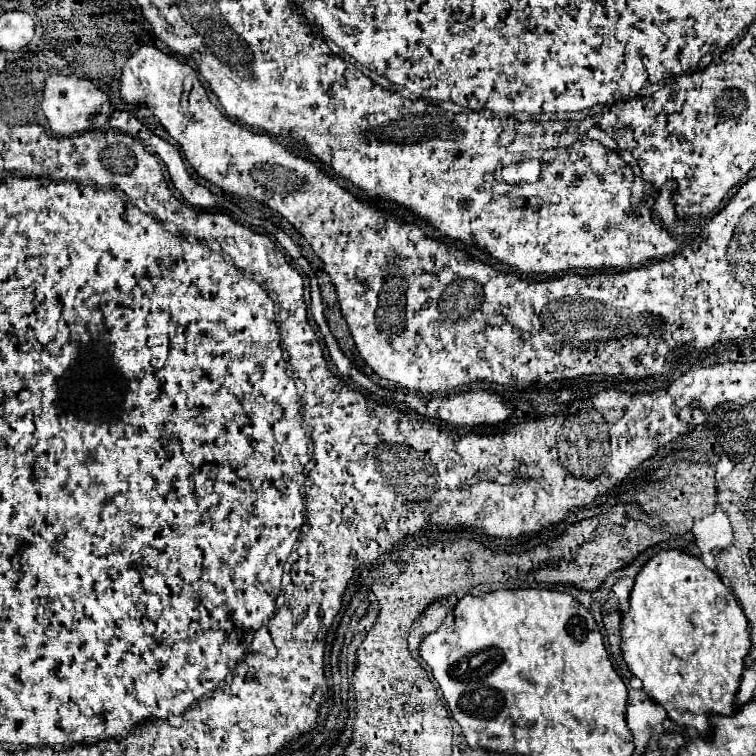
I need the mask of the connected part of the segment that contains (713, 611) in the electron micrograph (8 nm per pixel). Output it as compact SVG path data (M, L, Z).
M679 549L661 551L637 573L629 595L629 611L621 619L621 653L629 671L643 681L643 691L665 707L671 721L681 727L695 727L699 735L705 737L711 713L731 715L735 711L733 699L739 689L743 659L749 649L747 617L733 591L727 589L721 577L707 569L699 557Z

